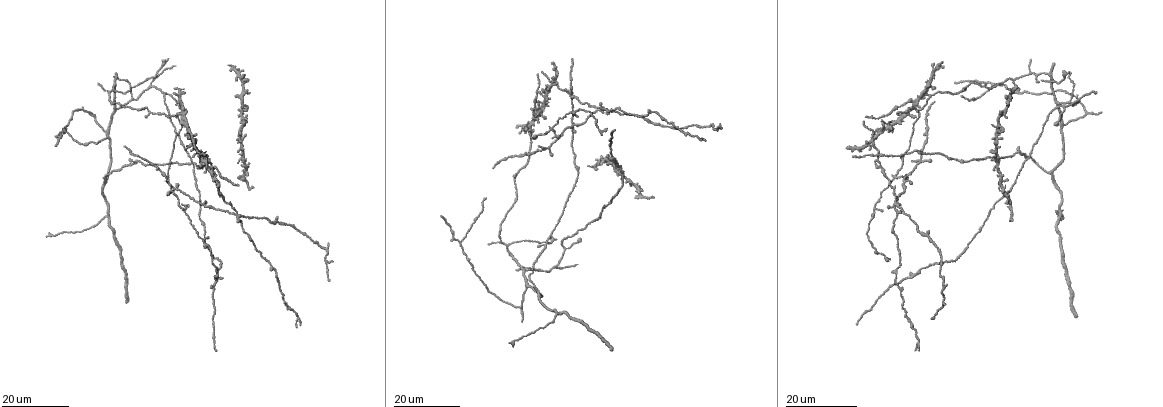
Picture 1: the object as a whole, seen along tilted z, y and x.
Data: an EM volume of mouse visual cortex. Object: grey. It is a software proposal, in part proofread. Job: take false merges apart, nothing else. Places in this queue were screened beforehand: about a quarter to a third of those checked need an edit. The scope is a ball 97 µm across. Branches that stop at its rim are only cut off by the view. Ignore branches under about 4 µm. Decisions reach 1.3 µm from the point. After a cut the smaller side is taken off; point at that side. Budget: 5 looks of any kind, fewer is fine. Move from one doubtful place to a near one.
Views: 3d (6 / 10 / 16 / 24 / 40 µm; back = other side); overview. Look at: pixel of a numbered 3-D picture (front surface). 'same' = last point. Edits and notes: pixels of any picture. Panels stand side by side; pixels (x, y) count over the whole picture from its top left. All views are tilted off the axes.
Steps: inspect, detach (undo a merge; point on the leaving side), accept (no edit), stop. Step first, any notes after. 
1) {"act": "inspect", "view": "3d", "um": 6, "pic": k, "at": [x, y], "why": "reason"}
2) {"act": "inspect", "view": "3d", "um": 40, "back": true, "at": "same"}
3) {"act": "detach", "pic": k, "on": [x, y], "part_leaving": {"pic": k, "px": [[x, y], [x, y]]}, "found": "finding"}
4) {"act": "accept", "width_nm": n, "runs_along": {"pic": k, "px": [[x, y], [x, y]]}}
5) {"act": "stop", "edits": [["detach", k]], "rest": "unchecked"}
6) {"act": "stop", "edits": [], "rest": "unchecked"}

{"act": "inspect", "view": "3d", "um": 24, "pic": 1, "at": [108, 218], "why": "three-way junction"}

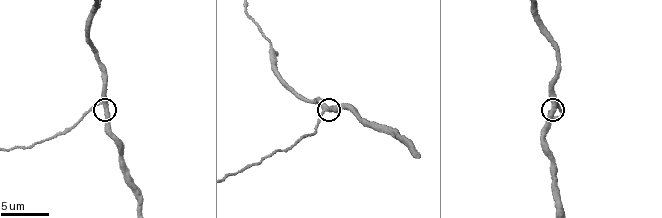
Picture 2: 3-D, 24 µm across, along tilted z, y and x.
{"act": "inspect", "view": "3d", "um": 6, "pic": 2, "at": [102, 103]}

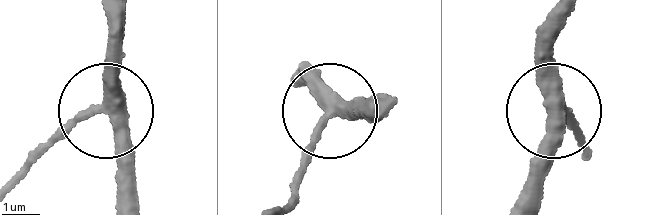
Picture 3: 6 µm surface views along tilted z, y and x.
{"act": "accept", "width_nm": 350, "runs_along": {"pic": 3, "px": [[295, 82], [328, 105], [290, 184]]}, "found": "one neuron here"}

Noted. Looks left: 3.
{"act": "inspect", "view": "3d", "um": 16, "pic": 1, "at": [169, 191], "why": "side arm on a straight run"}

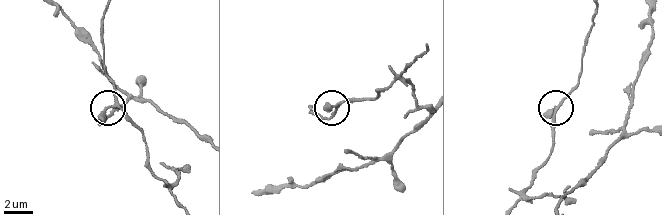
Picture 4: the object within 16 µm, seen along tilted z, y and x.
{"act": "inspect", "view": "3d", "um": 10, "pic": 4, "at": [114, 102], "why": "zoom in"}

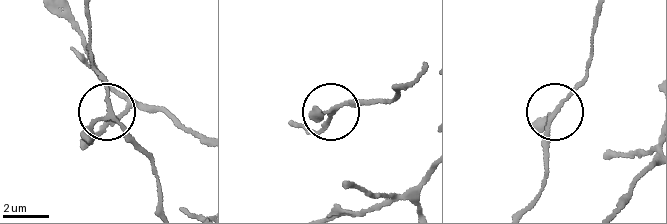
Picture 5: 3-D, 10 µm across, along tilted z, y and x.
{"act": "accept", "runs_along": {"pic": 5, "px": [[599, 19], [590, 63], [552, 118], [544, 168]]}, "found": "all the same neuron"}

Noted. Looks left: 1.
{"act": "stop", "edits": [], "rest": "unchecked"}

